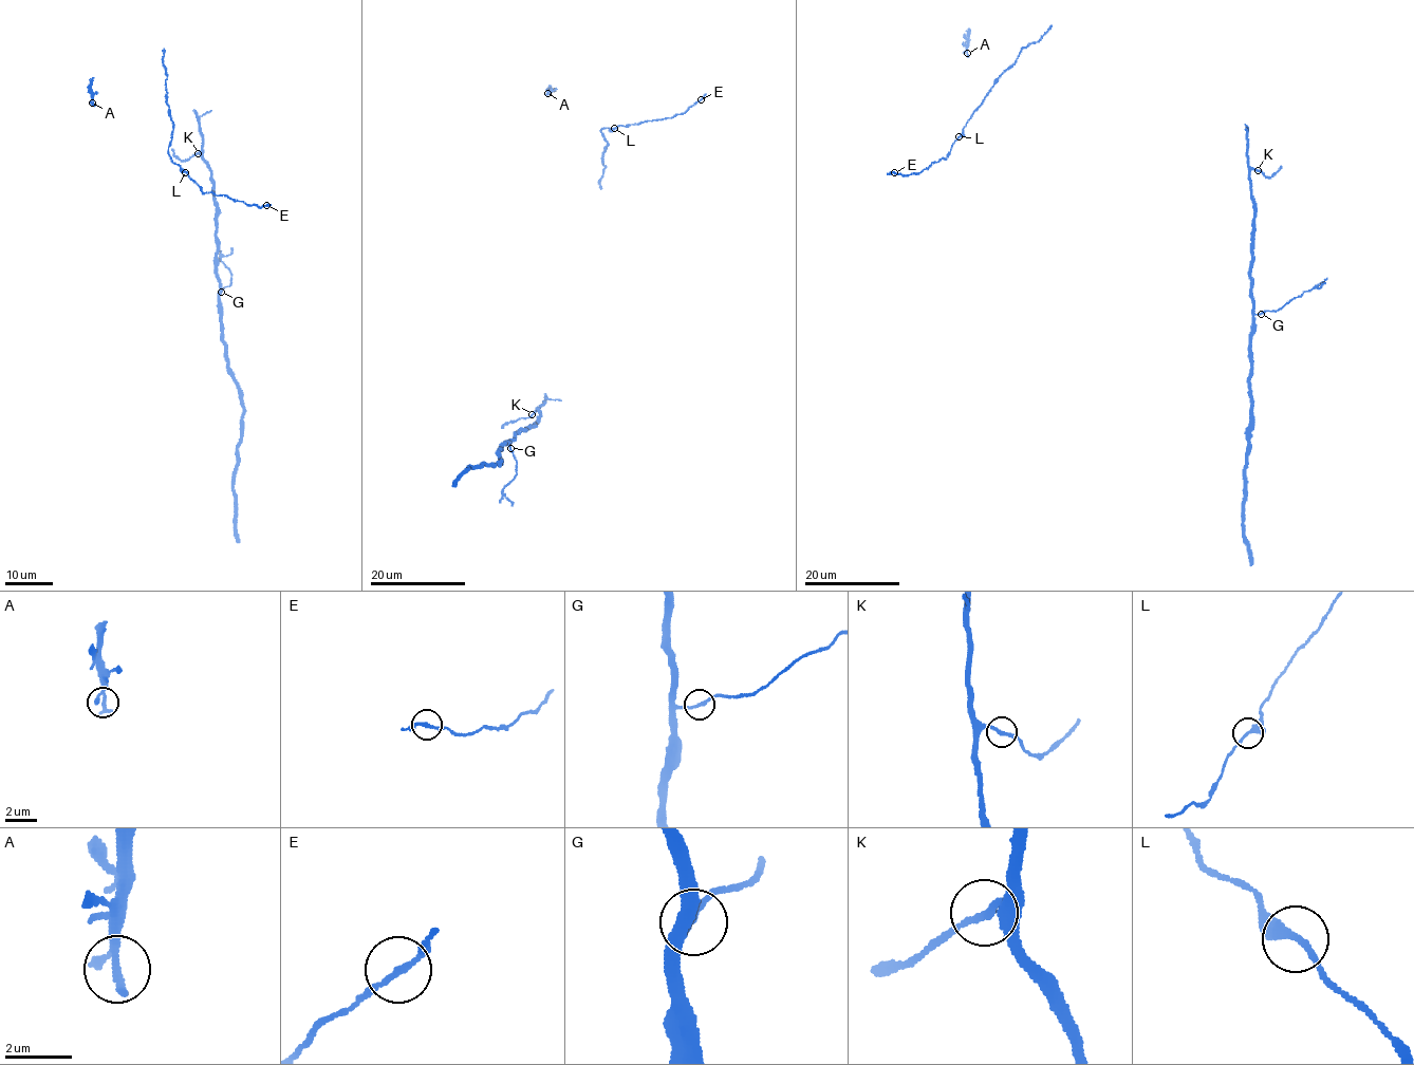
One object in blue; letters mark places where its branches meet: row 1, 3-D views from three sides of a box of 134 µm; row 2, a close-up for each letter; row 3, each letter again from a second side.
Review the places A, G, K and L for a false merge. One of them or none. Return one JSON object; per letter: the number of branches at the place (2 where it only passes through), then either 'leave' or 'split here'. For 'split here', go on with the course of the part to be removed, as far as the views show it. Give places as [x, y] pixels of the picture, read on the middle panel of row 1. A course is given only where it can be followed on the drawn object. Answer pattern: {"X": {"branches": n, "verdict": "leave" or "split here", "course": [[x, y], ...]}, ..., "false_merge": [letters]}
{"A": {"branches": 2, "verdict": "leave"}, "G": {"branches": 2, "verdict": "leave"}, "K": {"branches": 2, "verdict": "leave"}, "L": {"branches": 2, "verdict": "leave"}, "false_merge": []}

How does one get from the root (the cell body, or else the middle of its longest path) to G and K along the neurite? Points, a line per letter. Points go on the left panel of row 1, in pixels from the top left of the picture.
G: (193, 109), (202, 137), (203, 161), (211, 171), (217, 207), (217, 279), (220, 294), (221, 292)
K: (193, 109), (203, 148), (198, 153)

